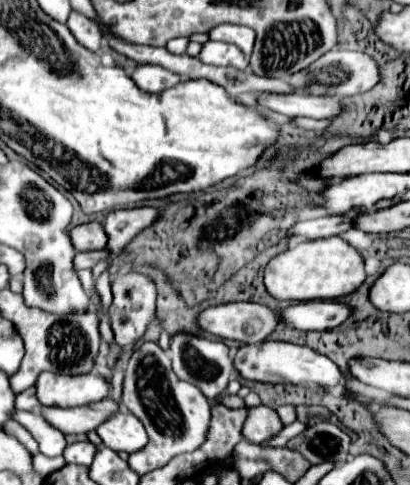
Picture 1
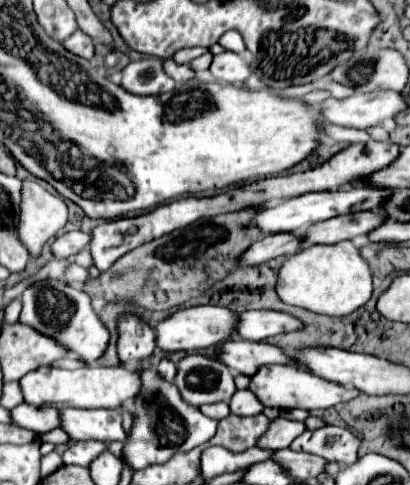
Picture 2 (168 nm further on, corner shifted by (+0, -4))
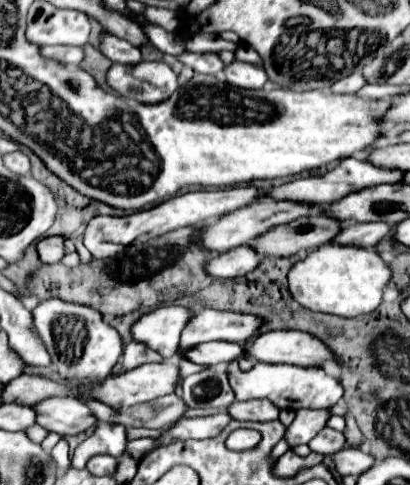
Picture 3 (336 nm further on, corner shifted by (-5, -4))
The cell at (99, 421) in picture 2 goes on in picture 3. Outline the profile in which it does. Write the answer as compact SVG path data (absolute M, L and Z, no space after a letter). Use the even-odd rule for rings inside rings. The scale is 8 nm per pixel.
M50 397L32 405L36 423L58 435L78 435L96 423L90 409L74 397Z

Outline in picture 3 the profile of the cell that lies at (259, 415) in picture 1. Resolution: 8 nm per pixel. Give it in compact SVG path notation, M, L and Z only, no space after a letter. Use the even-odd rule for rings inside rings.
M302 409L302 411L298 411L294 423L286 429L288 445L296 447L300 443L308 443L310 439L314 439L326 427L326 421L330 417L332 417L330 409L322 409L322 411Z

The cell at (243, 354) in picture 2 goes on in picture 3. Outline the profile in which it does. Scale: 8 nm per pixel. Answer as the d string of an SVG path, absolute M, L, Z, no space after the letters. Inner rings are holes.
M208 341L208 343L198 343L190 351L178 349L178 355L184 355L192 363L218 365L218 363L230 363L232 359L240 359L244 355L244 347L228 341Z

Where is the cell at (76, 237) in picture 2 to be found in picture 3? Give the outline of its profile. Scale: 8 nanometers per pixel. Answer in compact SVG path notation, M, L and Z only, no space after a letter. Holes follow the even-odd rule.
M46 237L36 243L36 251L42 263L58 263L64 257L64 239L62 237Z

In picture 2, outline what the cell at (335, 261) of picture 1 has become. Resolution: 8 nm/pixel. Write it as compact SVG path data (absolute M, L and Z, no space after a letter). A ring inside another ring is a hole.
M333 243L329 247L307 247L297 255L291 255L277 275L277 295L287 305L297 305L325 315L349 315L371 297L371 271L359 249L351 243Z

